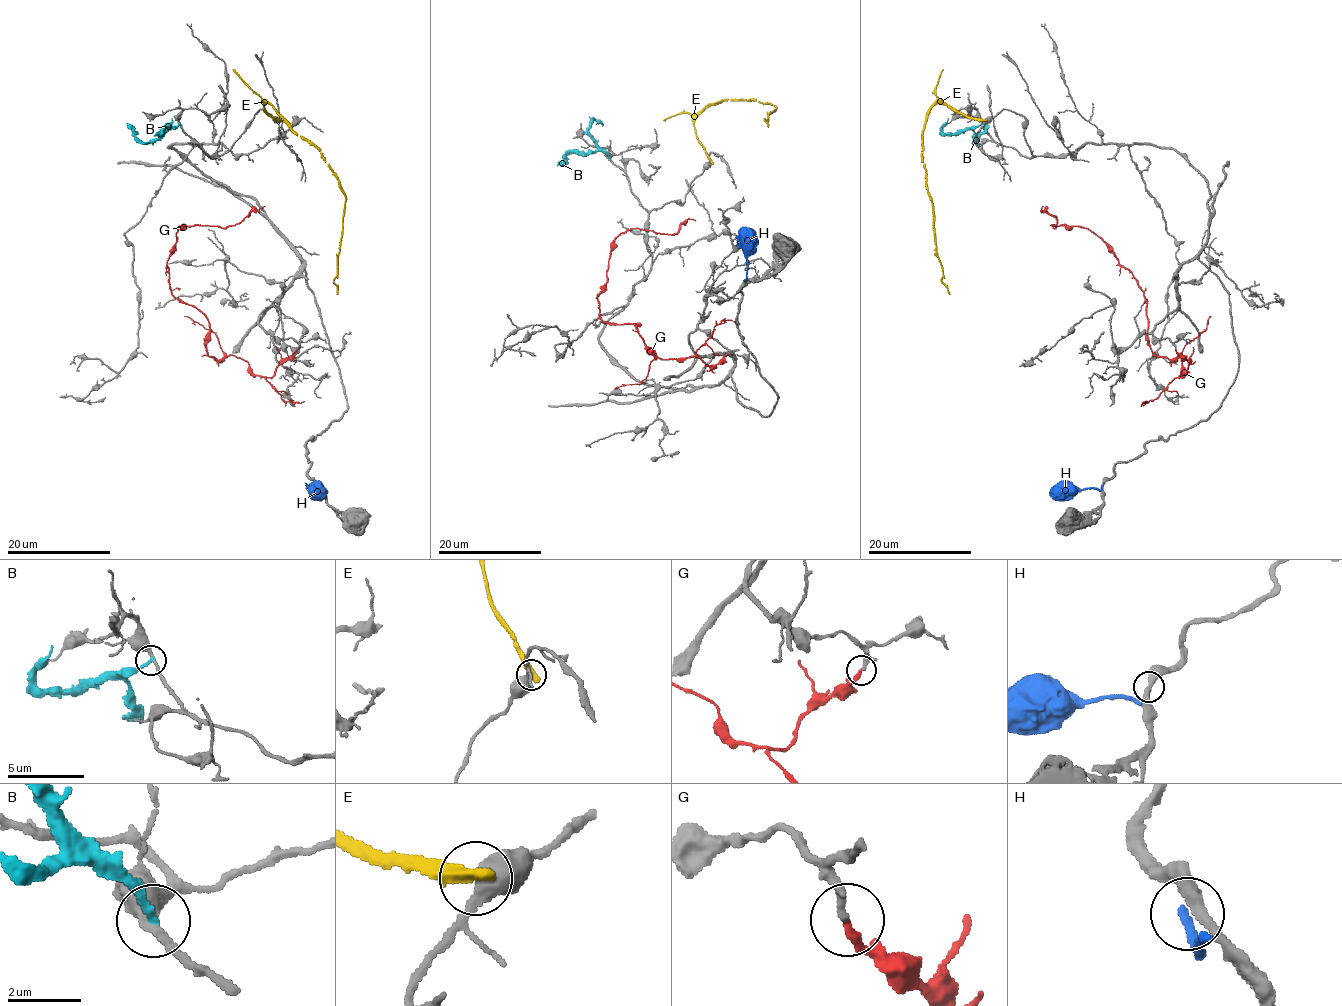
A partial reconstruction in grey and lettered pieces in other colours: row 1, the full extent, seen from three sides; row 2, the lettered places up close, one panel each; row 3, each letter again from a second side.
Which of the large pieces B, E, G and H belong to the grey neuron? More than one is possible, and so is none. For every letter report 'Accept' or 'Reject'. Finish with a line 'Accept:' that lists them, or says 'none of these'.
B: Reject
E: Reject
G: Accept
H: Reject
Accept: G

